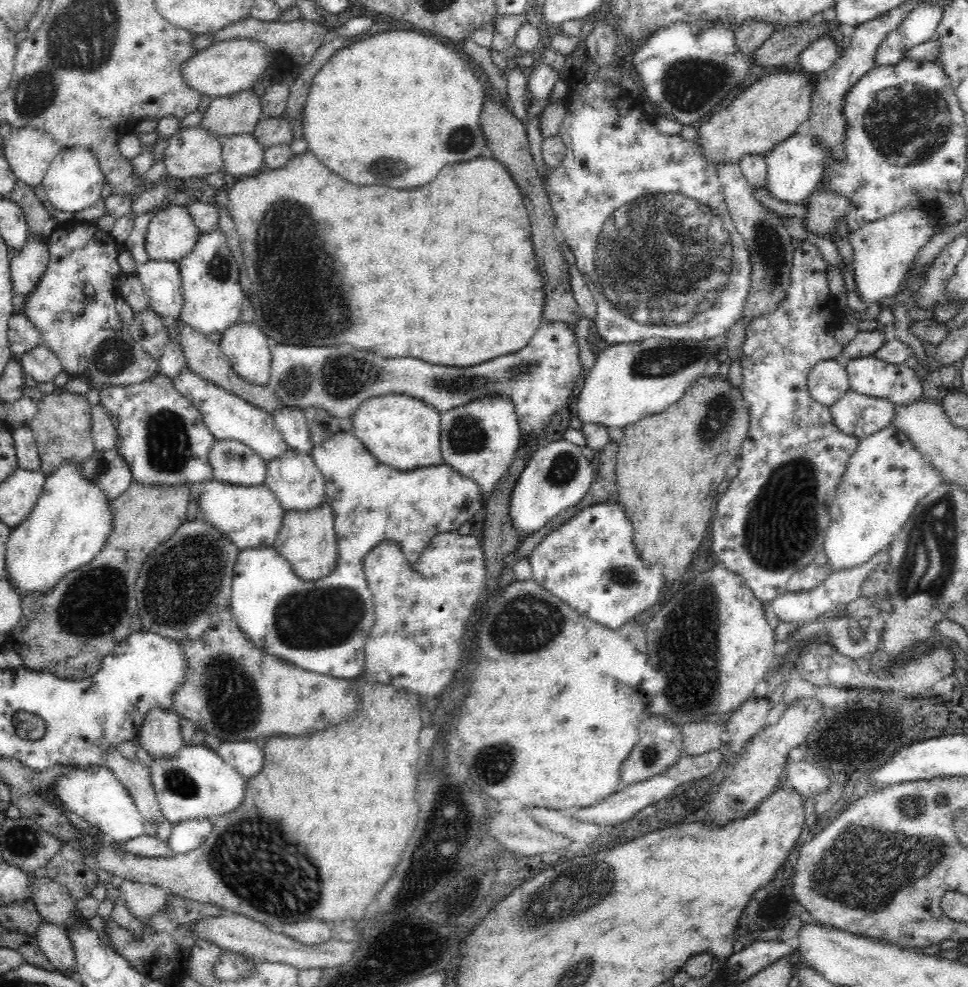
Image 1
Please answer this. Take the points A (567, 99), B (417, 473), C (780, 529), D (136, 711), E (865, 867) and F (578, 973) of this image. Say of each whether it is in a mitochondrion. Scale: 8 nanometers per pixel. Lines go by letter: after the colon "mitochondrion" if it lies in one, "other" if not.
A: other
B: other
C: mitochondrion
D: other
E: mitochondrion
F: mitochondrion

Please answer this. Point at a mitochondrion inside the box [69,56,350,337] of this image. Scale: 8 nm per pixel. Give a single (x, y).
(278, 219)

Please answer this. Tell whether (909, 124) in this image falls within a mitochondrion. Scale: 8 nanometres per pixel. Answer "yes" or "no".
yes

